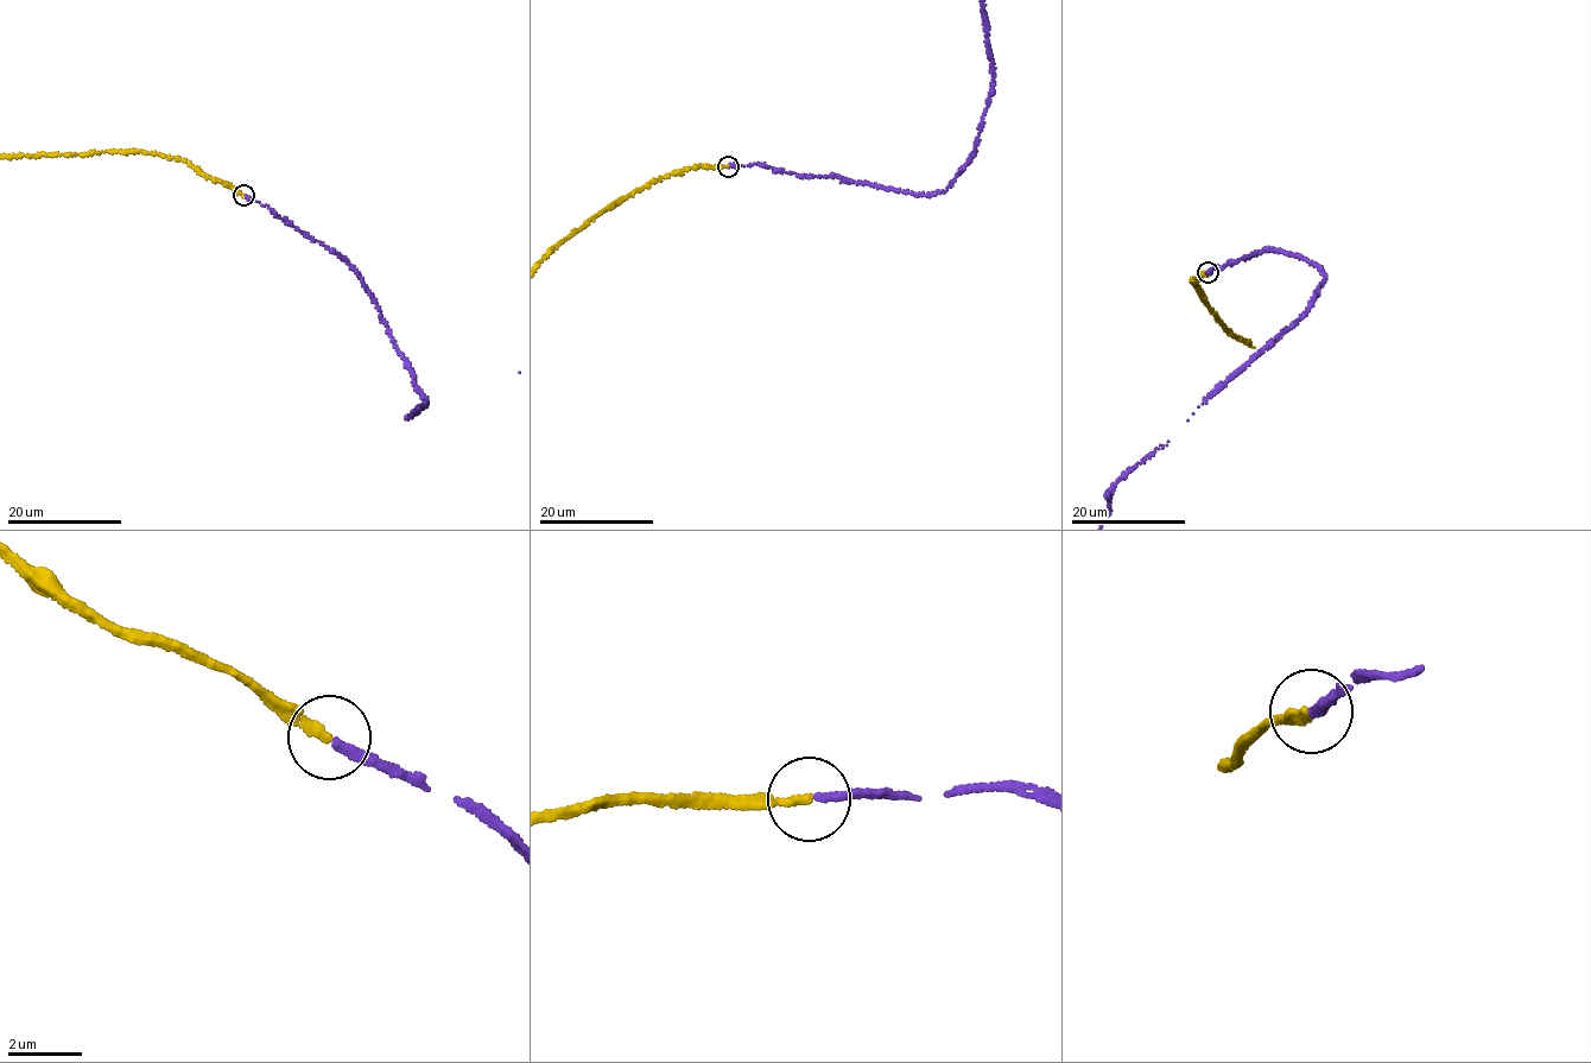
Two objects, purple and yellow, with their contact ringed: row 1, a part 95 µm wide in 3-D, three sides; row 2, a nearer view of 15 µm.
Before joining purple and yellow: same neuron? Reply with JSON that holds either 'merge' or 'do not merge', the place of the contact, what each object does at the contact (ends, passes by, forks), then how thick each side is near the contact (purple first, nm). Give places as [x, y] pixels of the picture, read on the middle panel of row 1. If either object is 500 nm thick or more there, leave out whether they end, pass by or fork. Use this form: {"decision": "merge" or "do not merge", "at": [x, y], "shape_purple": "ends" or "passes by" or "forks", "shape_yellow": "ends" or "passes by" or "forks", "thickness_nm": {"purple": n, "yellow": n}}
{"decision": "merge", "at": [728, 166], "shape_purple": "ends", "shape_yellow": "ends", "thickness_nm": {"purple": 240, "yellow": 240}}

